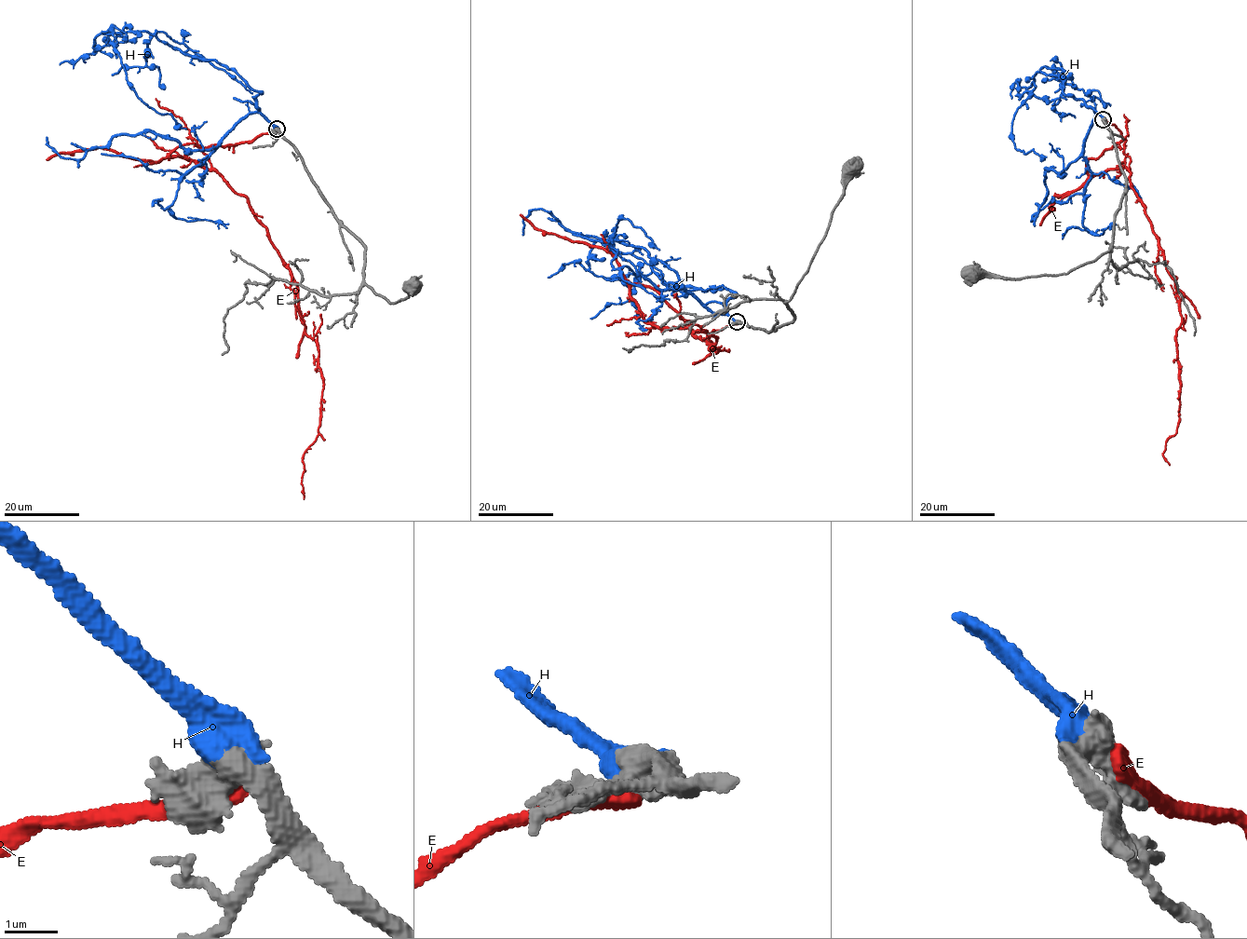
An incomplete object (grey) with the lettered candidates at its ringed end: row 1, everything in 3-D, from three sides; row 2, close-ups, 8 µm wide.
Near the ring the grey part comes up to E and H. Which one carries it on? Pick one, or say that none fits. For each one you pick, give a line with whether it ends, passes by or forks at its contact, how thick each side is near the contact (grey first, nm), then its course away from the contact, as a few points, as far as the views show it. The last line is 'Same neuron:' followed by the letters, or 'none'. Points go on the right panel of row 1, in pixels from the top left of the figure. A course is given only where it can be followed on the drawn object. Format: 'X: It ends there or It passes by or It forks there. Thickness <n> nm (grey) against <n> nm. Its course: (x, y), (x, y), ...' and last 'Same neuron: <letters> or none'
H: It ends there. Thickness 550 nm (grey) against 700 nm. Its course: (1103, 119), (1067, 97), (1063, 76), (1036, 73), (1010, 139), (1024, 154), (1046, 157)
Same neuron: H

